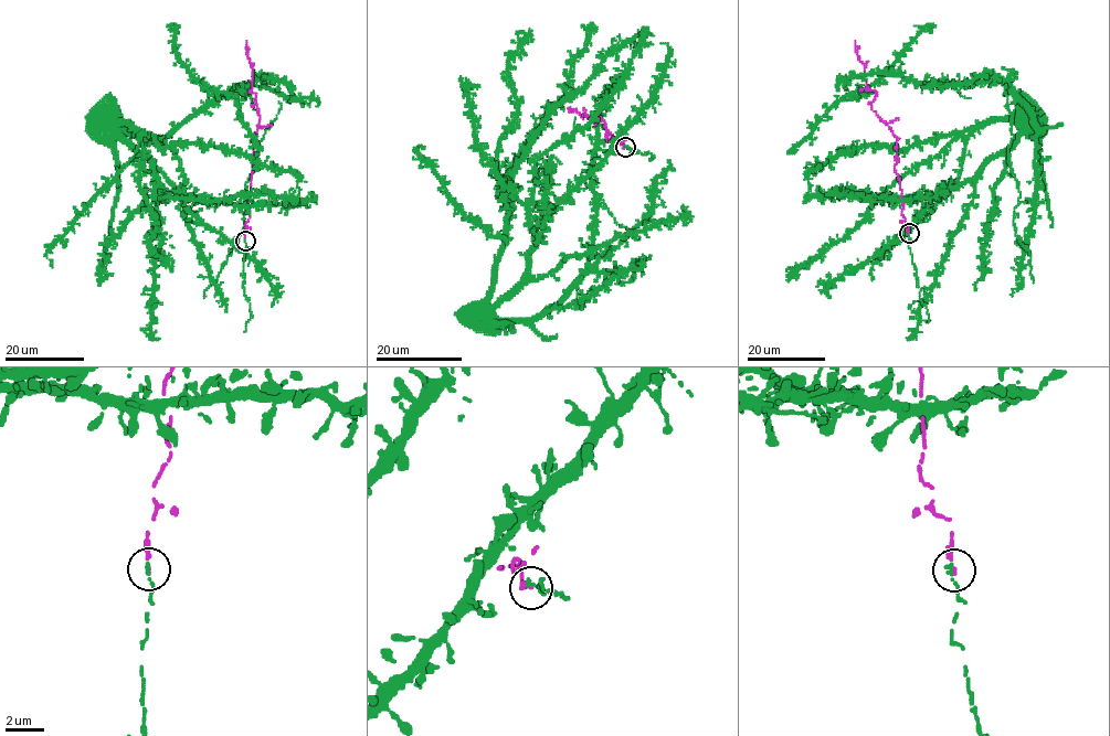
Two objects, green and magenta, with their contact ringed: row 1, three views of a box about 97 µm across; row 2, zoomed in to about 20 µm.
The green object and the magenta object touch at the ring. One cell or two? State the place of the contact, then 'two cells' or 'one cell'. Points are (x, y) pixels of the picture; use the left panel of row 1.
at (245, 241); one cell

